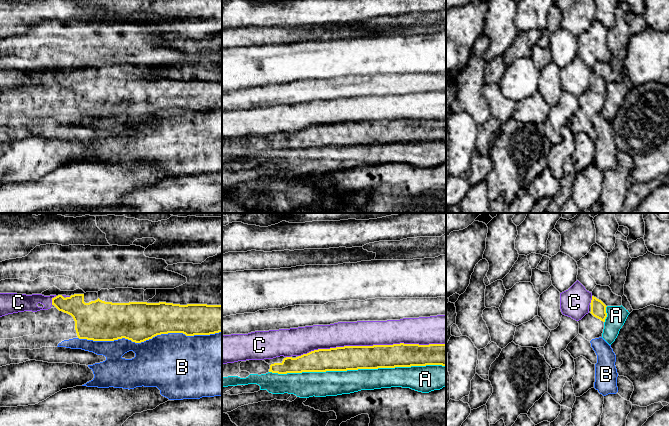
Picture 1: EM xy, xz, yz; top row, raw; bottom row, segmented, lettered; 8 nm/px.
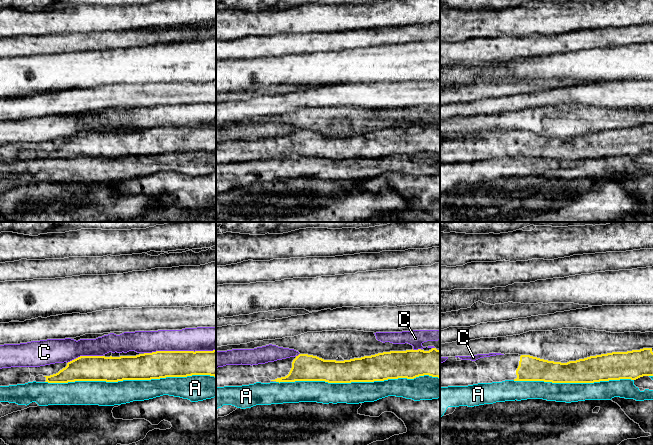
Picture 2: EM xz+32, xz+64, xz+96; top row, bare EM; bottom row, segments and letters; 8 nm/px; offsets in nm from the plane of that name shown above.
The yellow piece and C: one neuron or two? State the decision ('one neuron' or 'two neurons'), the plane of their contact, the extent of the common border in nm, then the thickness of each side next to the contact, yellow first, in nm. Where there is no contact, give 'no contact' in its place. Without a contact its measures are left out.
two neurons | xz | 1200 nm | 190/200 nm

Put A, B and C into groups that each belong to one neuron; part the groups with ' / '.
A / B / C

